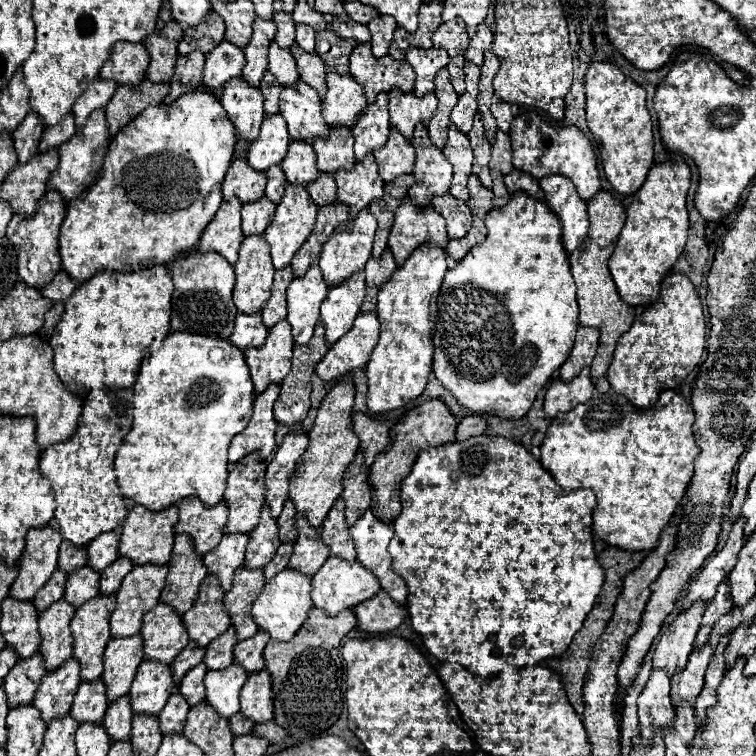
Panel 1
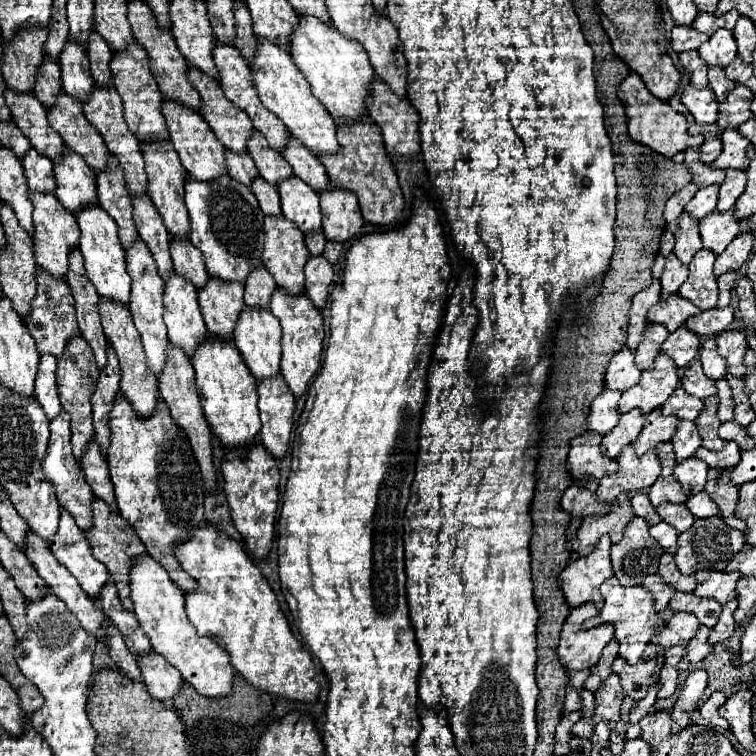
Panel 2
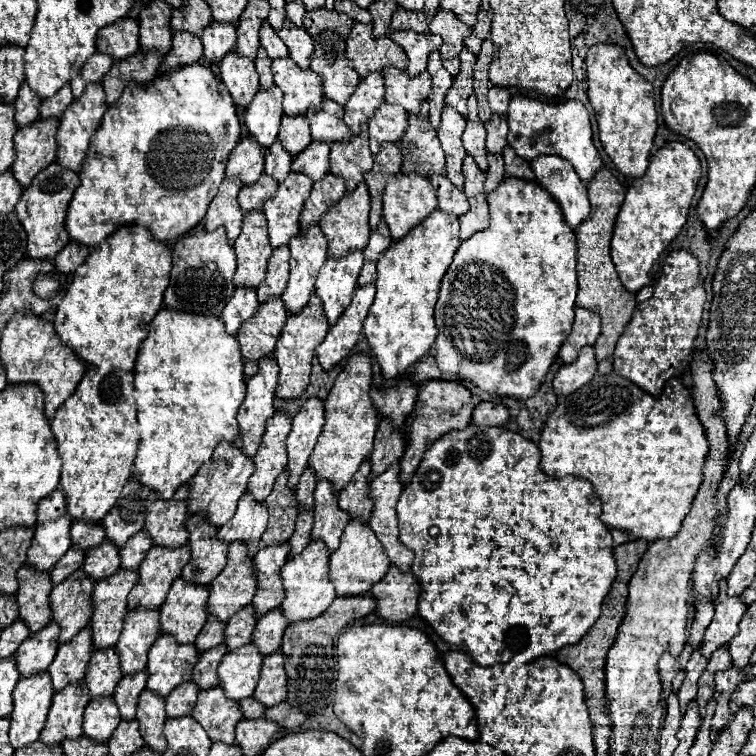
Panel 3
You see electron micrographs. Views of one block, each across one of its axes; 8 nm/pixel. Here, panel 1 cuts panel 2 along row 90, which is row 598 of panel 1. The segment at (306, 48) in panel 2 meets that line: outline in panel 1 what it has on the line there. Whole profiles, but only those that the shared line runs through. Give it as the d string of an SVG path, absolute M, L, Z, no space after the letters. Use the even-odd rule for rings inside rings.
M330 556L324 566L312 576L312 600L316 608L322 608L326 614L336 616L338 612L346 610L346 608L354 608L360 602L372 598L374 594L380 592L380 582L378 578L366 570L358 560L348 562L342 560L338 556Z

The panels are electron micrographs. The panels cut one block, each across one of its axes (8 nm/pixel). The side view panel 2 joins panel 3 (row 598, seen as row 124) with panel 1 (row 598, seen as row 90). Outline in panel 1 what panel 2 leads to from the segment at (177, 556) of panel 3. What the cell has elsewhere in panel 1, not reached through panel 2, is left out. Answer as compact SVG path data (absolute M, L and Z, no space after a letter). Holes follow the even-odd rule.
M158 564L134 566L134 570L124 578L120 590L116 592L118 604L116 604L116 610L112 612L112 618L110 618L112 636L124 638L124 636L134 636L140 632L144 614L148 614L160 602L160 592L164 590L164 584L166 584L166 574L168 574L168 564L164 564L164 566L158 566Z

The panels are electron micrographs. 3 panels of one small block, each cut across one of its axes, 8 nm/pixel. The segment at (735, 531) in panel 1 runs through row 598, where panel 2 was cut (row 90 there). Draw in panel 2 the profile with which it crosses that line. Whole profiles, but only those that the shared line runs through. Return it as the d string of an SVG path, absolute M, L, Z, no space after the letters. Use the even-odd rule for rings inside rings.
M686 86L682 90L682 104L694 116L696 124L714 124L718 118L718 102L710 88L696 90L694 86Z

